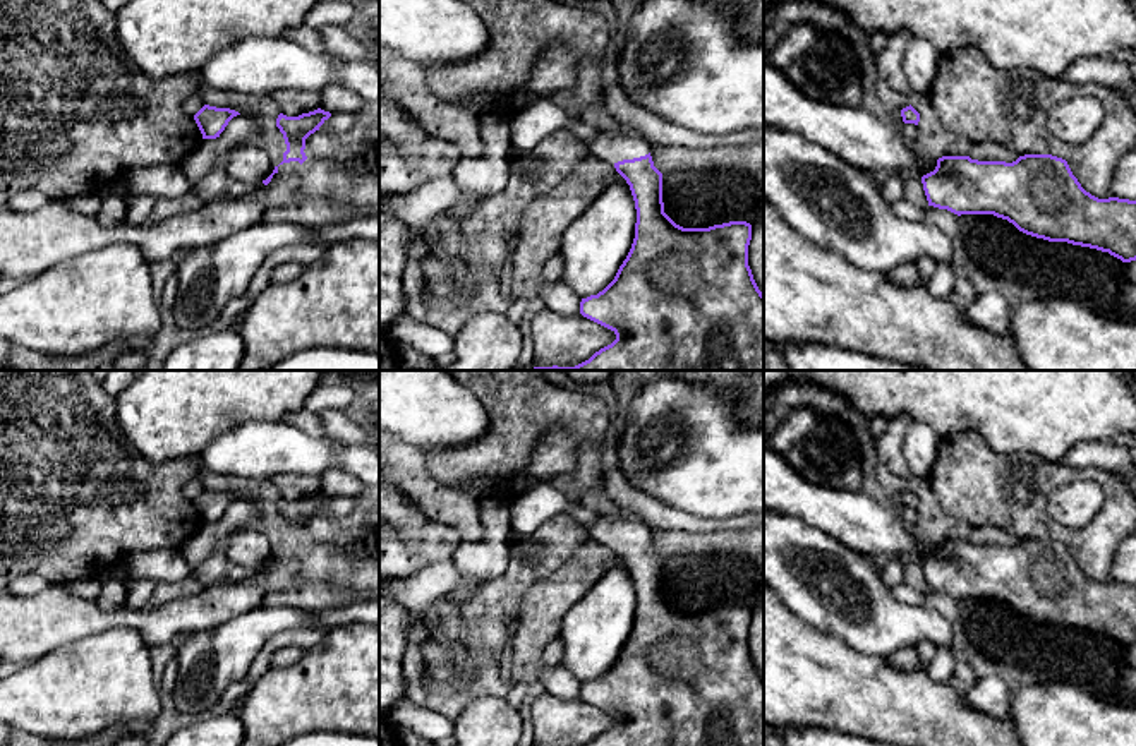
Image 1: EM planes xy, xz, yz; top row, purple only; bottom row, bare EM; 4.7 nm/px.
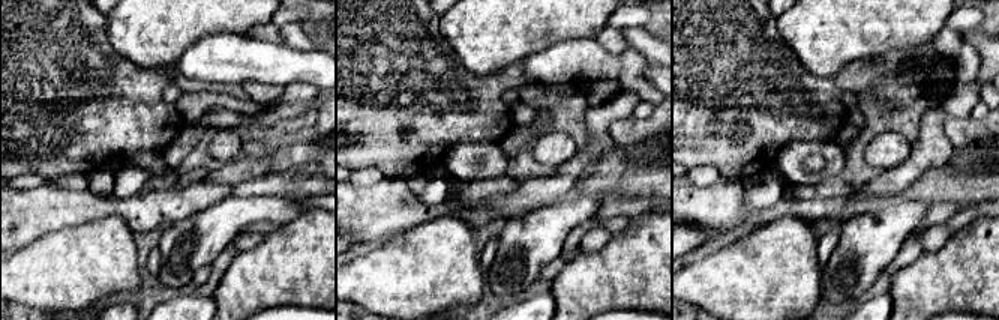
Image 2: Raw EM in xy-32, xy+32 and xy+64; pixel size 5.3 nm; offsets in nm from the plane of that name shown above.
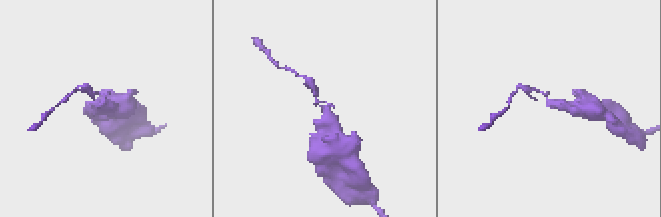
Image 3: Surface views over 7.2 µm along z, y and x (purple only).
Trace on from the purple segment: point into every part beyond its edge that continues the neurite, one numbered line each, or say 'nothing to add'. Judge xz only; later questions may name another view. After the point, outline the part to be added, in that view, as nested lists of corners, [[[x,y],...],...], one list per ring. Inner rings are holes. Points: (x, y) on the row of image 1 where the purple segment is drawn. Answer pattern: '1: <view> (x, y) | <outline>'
1: xz (611, 146) | [[[601,130],[594,139],[585,141],[585,144],[590,156],[613,165],[652,153],[645,139],[618,130]]]

